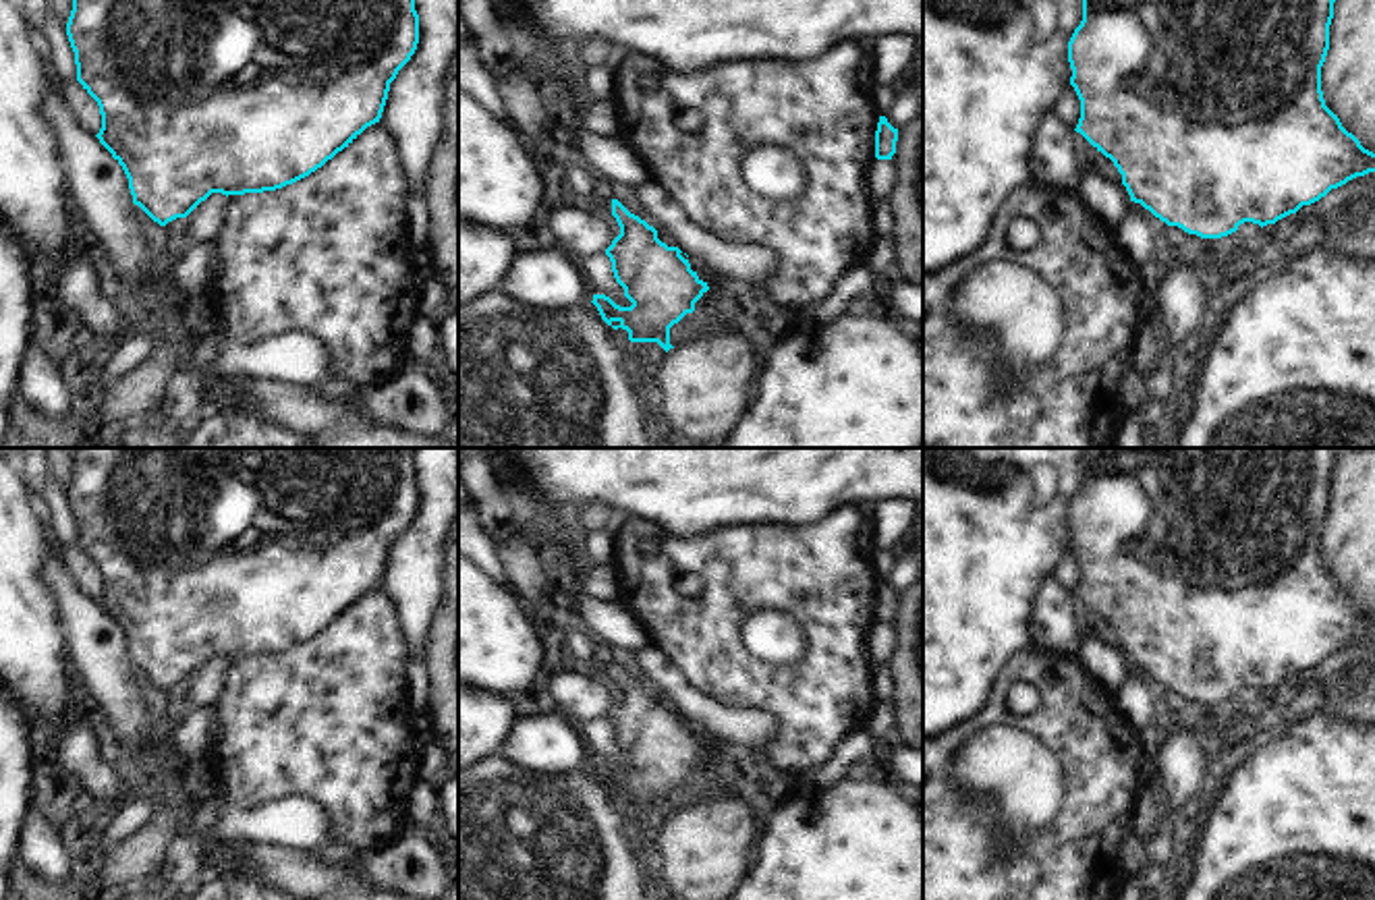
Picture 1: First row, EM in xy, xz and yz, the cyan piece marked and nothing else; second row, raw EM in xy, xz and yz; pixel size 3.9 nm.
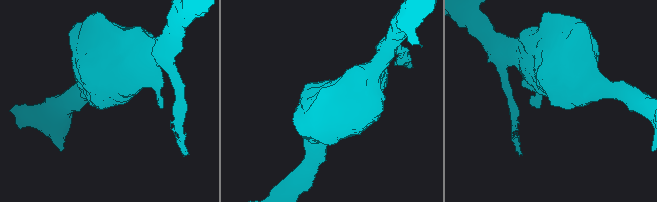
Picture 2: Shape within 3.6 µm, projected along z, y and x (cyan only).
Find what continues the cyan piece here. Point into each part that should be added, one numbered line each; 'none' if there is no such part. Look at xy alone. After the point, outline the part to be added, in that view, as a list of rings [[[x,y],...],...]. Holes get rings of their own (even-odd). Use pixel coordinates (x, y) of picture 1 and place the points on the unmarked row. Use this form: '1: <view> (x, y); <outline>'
none

